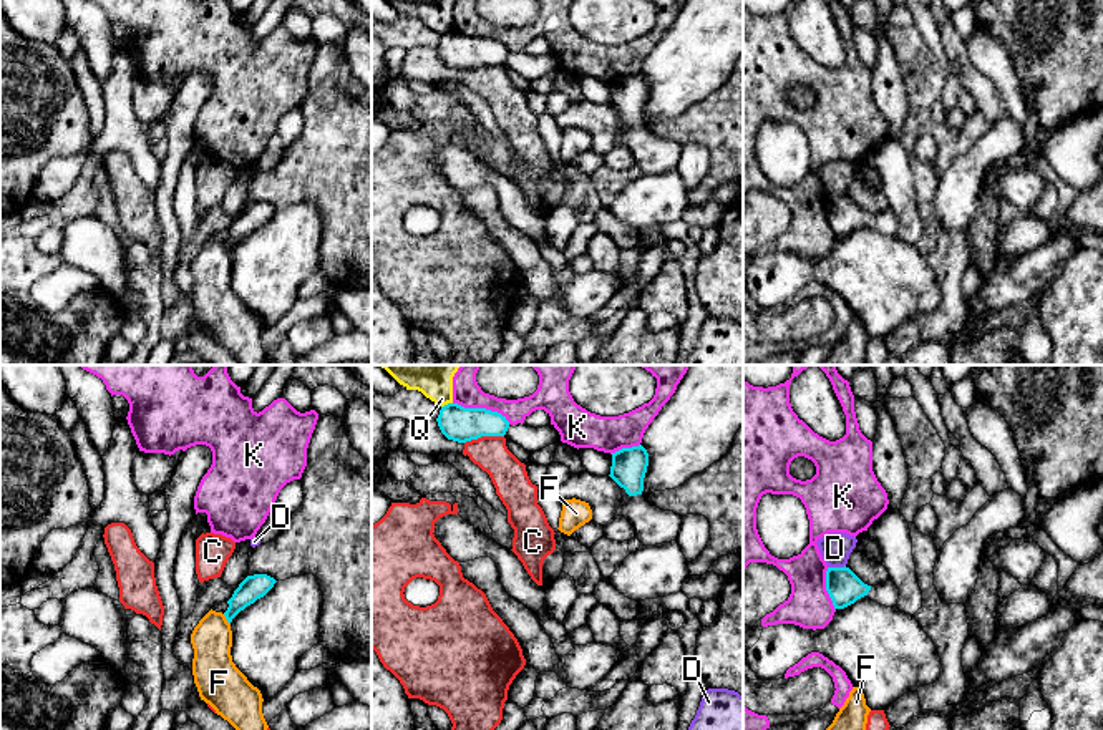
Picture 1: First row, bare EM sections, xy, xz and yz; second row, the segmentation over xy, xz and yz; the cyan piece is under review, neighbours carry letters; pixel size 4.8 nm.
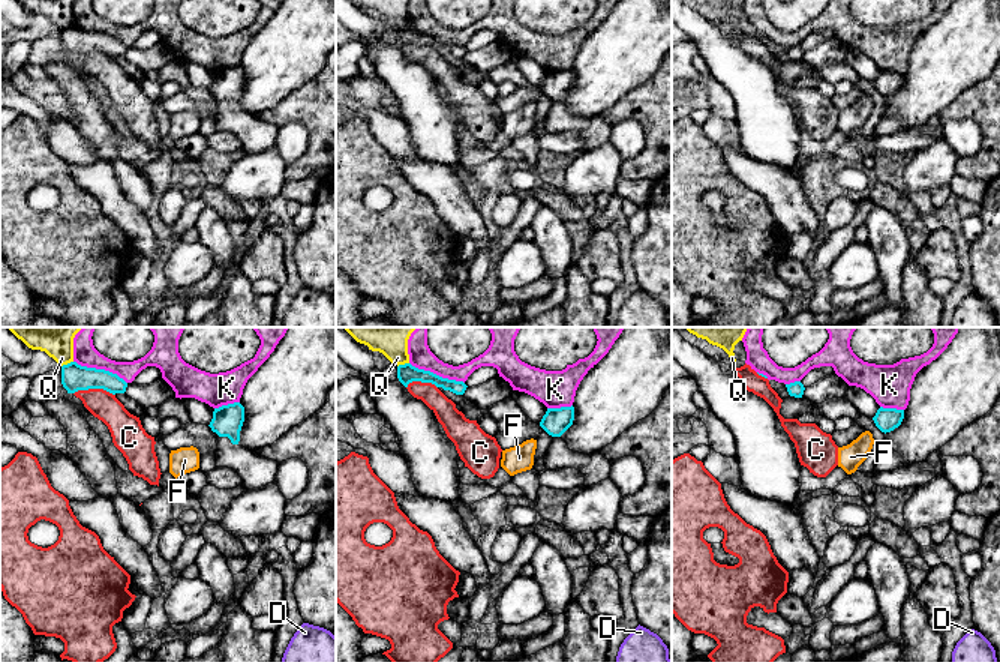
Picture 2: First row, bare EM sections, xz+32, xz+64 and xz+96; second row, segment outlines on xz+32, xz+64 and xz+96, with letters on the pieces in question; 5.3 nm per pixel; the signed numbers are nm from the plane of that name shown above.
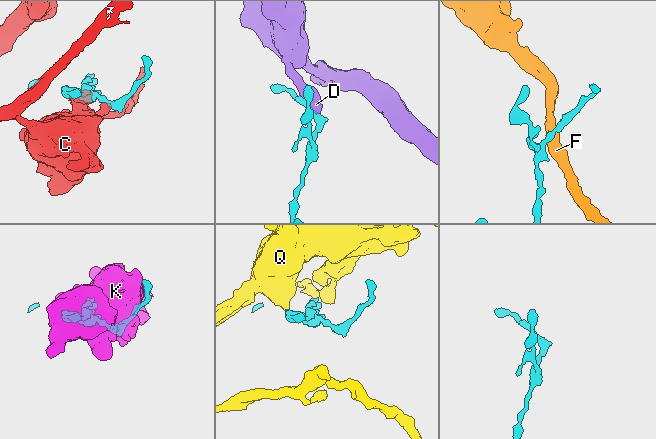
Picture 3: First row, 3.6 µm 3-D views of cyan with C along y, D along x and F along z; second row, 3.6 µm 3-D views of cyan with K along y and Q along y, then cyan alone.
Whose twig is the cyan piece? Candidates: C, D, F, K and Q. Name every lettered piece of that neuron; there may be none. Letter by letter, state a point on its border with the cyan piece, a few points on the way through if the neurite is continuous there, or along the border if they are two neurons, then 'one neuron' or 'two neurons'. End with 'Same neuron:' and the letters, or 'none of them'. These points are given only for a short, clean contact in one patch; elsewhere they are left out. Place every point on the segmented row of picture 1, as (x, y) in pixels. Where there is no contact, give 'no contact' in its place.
C: meets cyan in xz at (483, 435); two neurons
D: meets cyan in yz at (836, 568); two neurons
F: meets cyan in xy at (226, 618); border along xy (223, 614), (229, 624); two neurons
K: meets cyan in xz at (481, 408); two neurons
Q: meets cyan in xz at (448, 403); border along xz (451, 402), (442, 407); two neurons
Same neuron: none of them

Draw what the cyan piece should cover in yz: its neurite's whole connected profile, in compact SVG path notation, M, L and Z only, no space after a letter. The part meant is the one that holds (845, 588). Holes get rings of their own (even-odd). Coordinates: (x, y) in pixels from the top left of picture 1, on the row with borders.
M846 566L828 567L826 591L834 609L844 609L864 596L886 607L897 607L899 599L899 589L891 579L877 586L867 586Z

